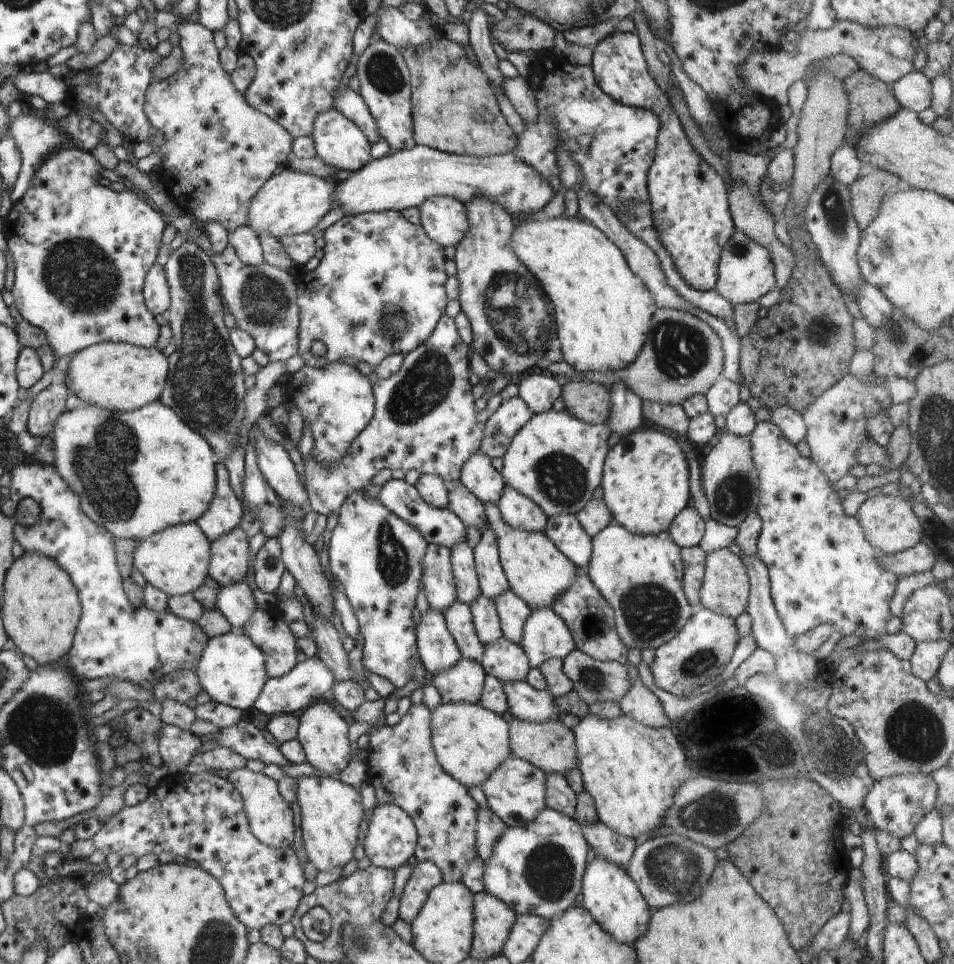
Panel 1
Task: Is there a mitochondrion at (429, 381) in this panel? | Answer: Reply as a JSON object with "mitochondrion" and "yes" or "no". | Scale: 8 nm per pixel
{"mitochondrion":"yes"}

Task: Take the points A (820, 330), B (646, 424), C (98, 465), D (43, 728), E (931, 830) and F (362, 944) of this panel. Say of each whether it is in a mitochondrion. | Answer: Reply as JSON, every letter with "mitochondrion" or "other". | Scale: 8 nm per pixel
{"A":"mitochondrion","B":"other","C":"mitochondrion","D":"mitochondrion","E":"other","F":"mitochondrion"}

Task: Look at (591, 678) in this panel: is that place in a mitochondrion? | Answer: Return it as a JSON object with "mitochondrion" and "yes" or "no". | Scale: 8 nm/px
{"mitochondrion":"yes"}

